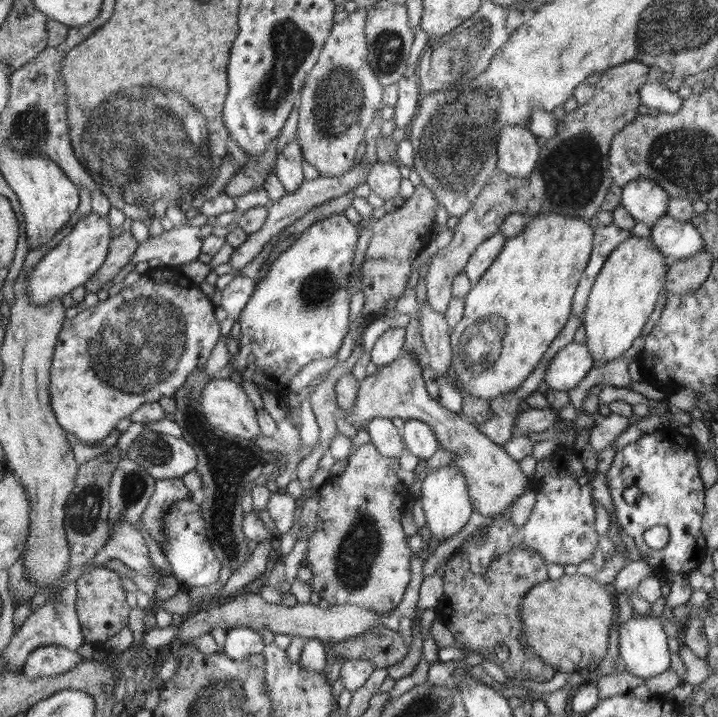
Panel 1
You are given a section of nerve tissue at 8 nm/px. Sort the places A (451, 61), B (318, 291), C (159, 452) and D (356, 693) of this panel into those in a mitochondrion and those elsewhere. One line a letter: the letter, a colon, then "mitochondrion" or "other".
A: mitochondrion
B: mitochondrion
C: mitochondrion
D: other

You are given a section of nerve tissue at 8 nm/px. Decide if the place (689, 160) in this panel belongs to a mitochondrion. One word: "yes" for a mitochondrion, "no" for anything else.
yes

